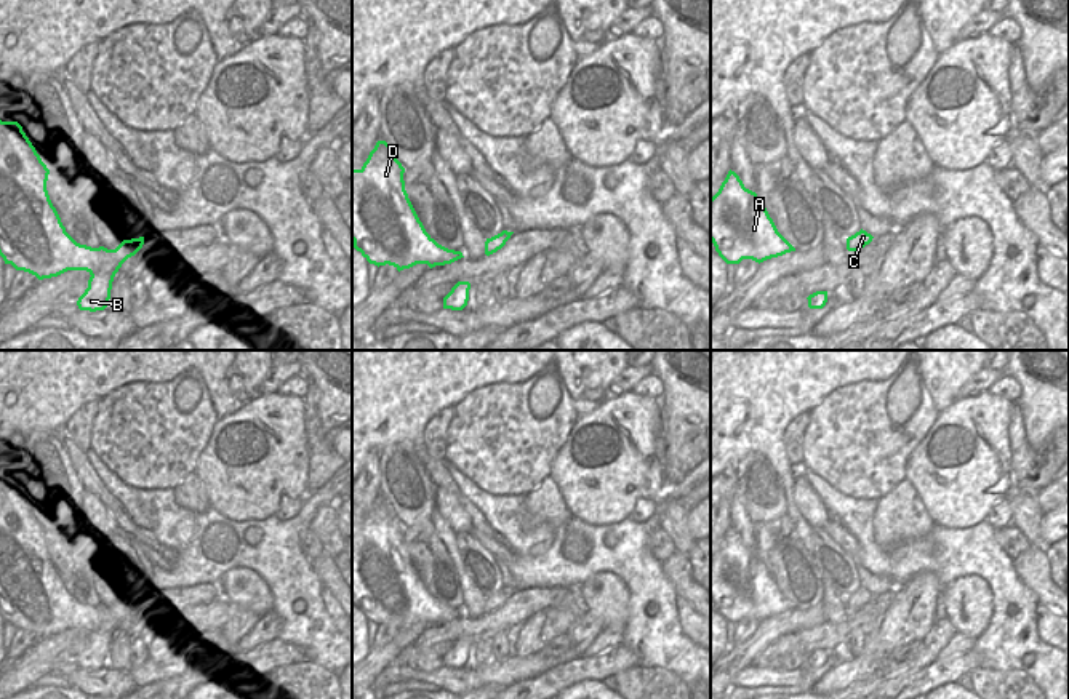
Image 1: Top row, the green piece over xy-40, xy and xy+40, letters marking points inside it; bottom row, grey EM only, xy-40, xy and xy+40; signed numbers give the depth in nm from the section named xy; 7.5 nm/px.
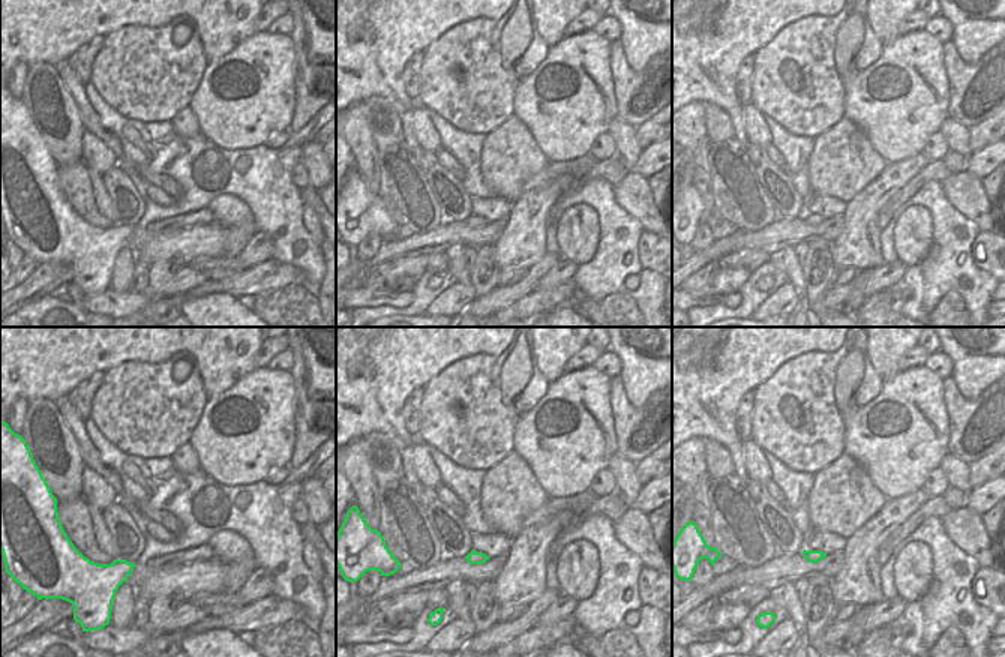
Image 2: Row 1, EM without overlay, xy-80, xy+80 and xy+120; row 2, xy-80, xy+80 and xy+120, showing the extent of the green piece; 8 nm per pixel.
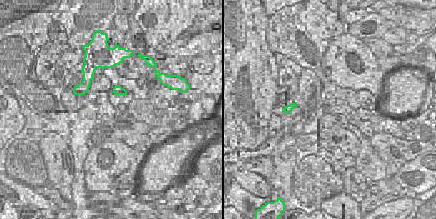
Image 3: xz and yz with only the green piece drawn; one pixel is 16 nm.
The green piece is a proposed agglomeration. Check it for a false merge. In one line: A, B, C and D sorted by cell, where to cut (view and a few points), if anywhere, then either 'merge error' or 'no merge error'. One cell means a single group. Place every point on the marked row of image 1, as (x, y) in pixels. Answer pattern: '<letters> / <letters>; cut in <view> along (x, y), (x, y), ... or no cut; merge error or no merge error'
A B C D; no cut; no merge error

